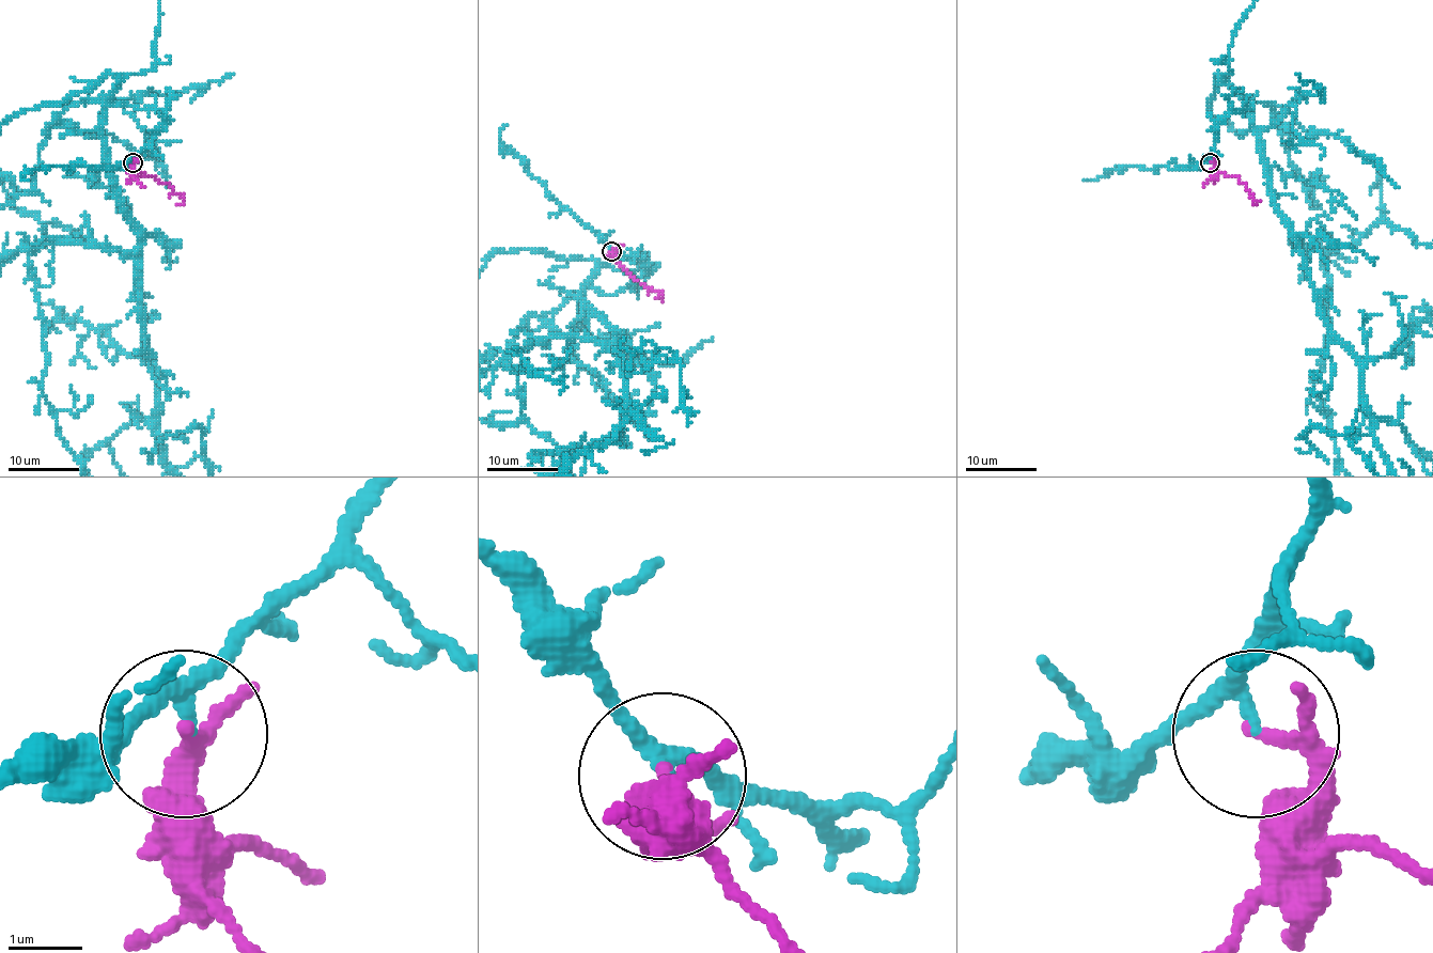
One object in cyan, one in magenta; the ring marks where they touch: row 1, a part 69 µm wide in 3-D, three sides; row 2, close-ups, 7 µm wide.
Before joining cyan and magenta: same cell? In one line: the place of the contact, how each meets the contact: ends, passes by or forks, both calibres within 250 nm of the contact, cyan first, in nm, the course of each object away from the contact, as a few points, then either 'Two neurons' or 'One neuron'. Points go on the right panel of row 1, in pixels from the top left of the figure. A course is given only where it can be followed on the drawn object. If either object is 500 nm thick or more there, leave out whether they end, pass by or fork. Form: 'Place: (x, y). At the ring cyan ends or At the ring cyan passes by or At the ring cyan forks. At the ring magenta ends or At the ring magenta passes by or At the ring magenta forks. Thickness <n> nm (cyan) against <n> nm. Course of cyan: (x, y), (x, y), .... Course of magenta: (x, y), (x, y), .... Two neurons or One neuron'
Place: (1210, 162). At the ring cyan passes by. At the ring magenta passes by. Thickness 140 nm (cyan) against 170 nm. Course of cyan: (1210, 162), (1217, 126), (1252, 106), (1224, 80), (1233, 32). Course of magenta: (1210, 162), (1218, 172), (1234, 175), (1245, 184), (1256, 205). One neuron

